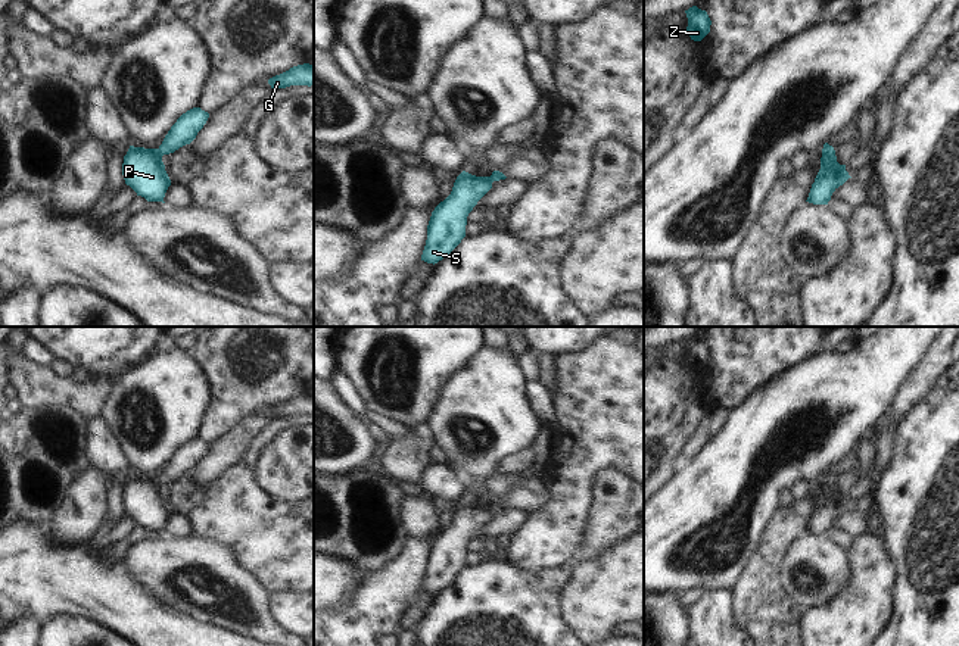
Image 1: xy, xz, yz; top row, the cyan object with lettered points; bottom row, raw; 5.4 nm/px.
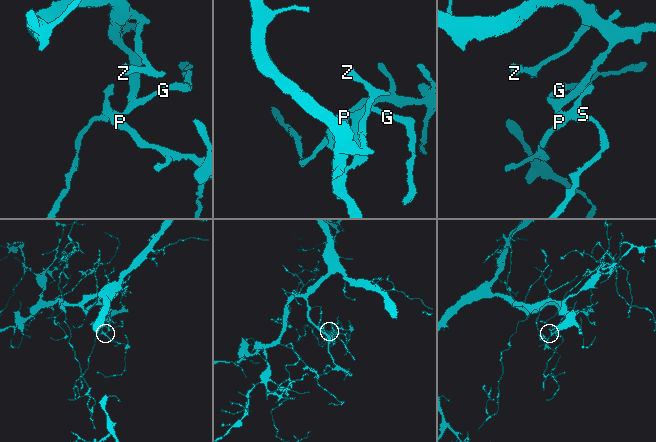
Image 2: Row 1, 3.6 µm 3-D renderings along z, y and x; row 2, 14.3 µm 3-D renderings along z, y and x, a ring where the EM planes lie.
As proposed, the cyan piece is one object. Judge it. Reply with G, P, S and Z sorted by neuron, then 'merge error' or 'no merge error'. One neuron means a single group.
G P S Z; no merge error

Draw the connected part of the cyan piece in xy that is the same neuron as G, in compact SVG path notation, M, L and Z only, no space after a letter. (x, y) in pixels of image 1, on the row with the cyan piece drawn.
M303 63L268 79L273 90L290 85L314 85L314 65Z

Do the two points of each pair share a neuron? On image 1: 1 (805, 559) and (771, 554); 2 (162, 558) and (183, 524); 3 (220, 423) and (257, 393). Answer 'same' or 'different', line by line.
1: different
2: different
3: same

